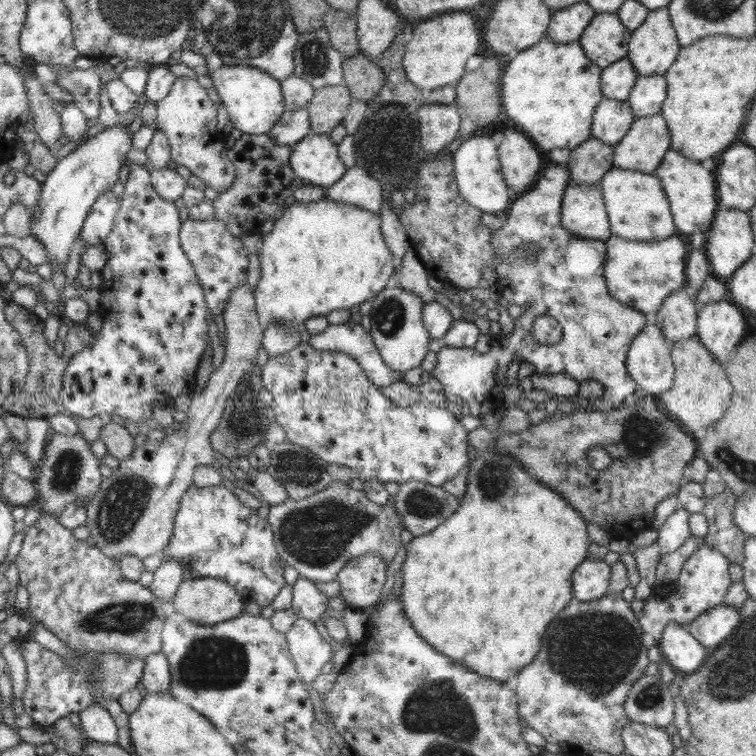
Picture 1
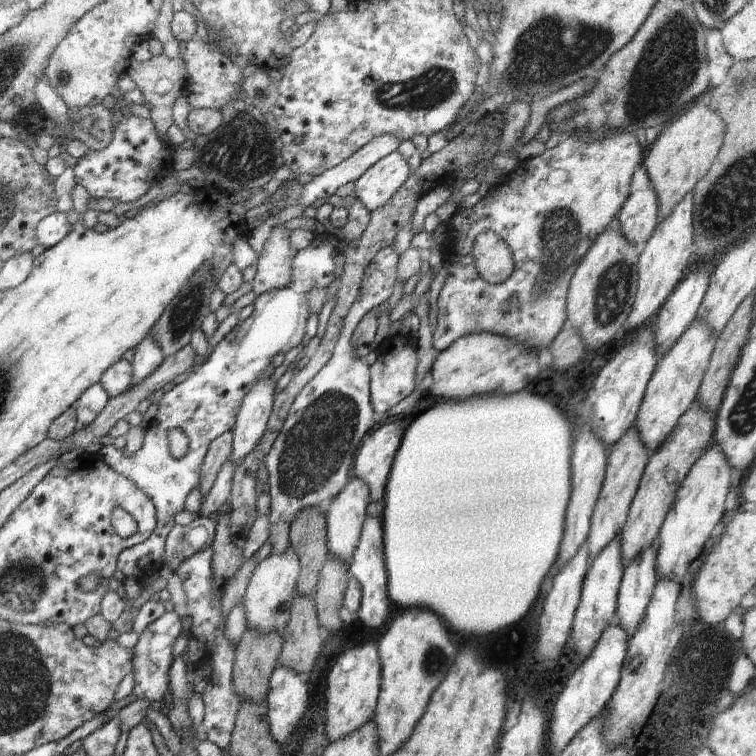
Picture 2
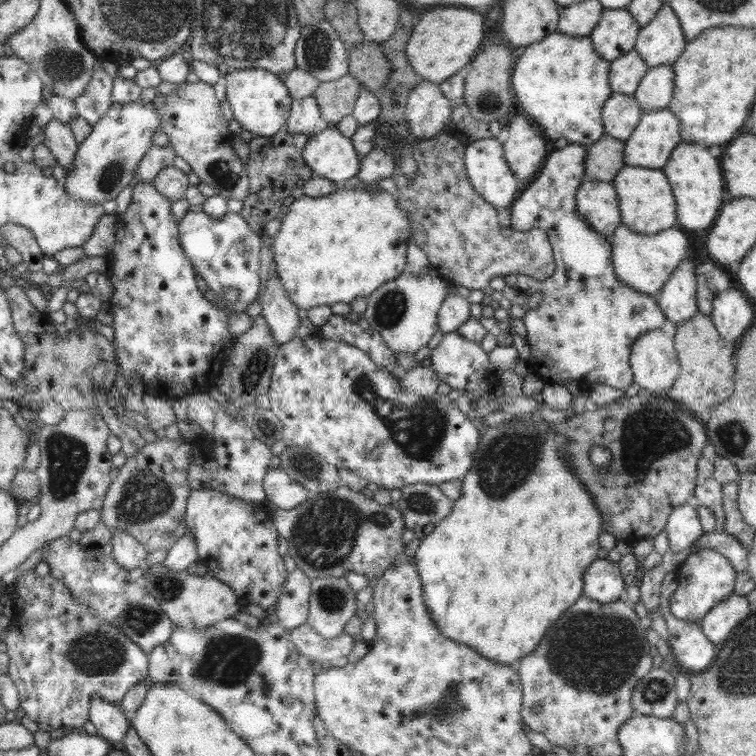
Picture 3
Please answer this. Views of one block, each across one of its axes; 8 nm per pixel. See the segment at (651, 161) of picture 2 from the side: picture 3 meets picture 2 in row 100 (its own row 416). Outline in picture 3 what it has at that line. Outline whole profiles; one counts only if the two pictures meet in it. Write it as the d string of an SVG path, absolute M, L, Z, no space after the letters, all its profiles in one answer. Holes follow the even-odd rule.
M701 312L677 326L673 341L679 360L680 374L664 395L679 402L692 416L706 420L710 418L715 406L735 391L735 365L731 358L736 346L726 342L716 330L711 317Z

